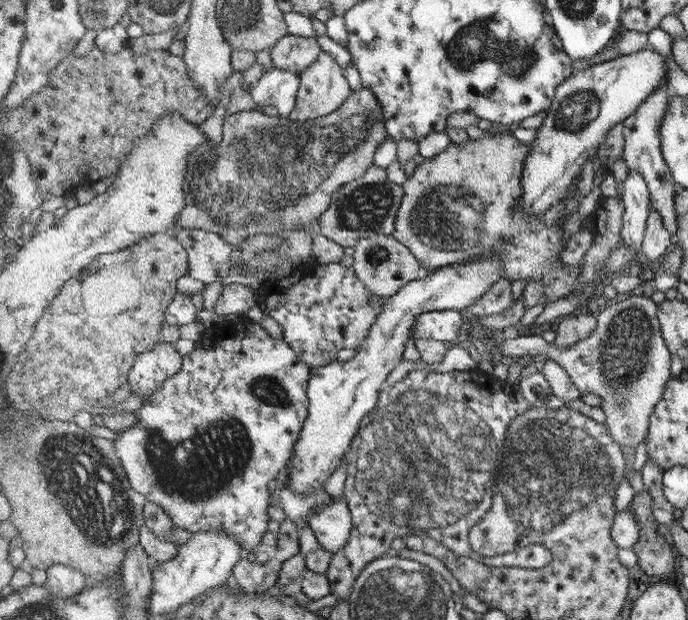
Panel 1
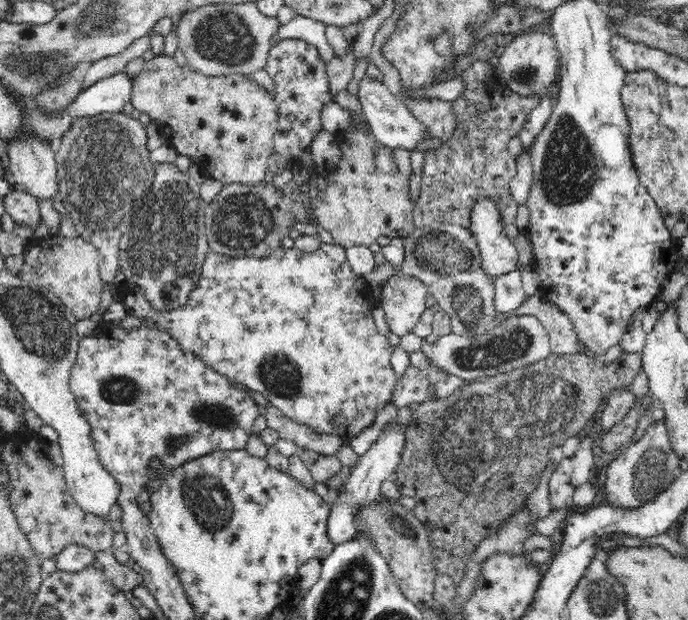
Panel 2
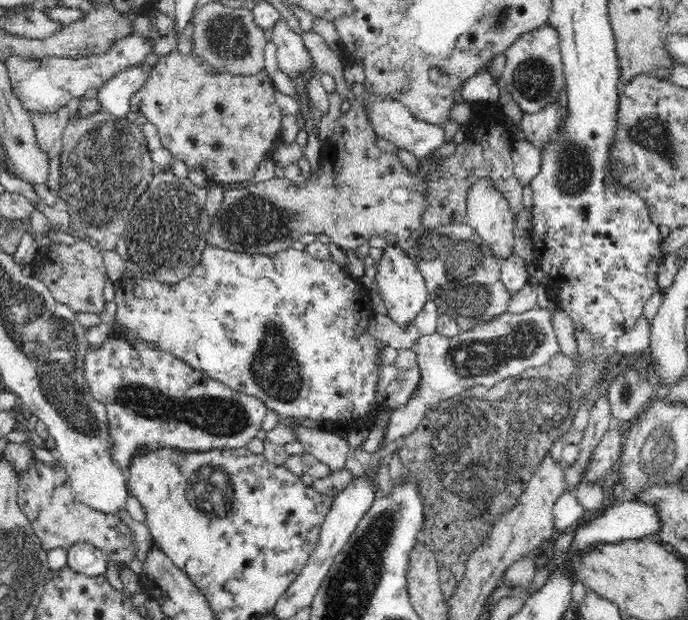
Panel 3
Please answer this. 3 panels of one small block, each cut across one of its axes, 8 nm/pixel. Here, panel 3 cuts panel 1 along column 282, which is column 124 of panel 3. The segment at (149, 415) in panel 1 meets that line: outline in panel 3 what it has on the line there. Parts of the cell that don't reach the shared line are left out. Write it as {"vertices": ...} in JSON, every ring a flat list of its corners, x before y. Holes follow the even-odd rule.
{"vertices":[[109,338,104,341,99,347,88,346,86,356,84,356,84,379,88,384,88,390,92,398,96,399,99,403,104,405,106,415,108,415,108,435,110,435,110,455,116,460,116,466,120,468,130,467,131,460,138,454,143,454,144,451,152,452,158,451,159,448,168,447,169,450,182,451,182,452,206,452,214,449,239,449,246,447,246,444,256,436,256,432,262,428,264,418,266,418,267,406,264,401,258,397,253,397,243,392,236,391,228,385,224,385,219,381,208,377,206,373,198,371,182,360,174,356,171,352,160,350,151,344,151,341,136,340,130,341,120,338]]}

